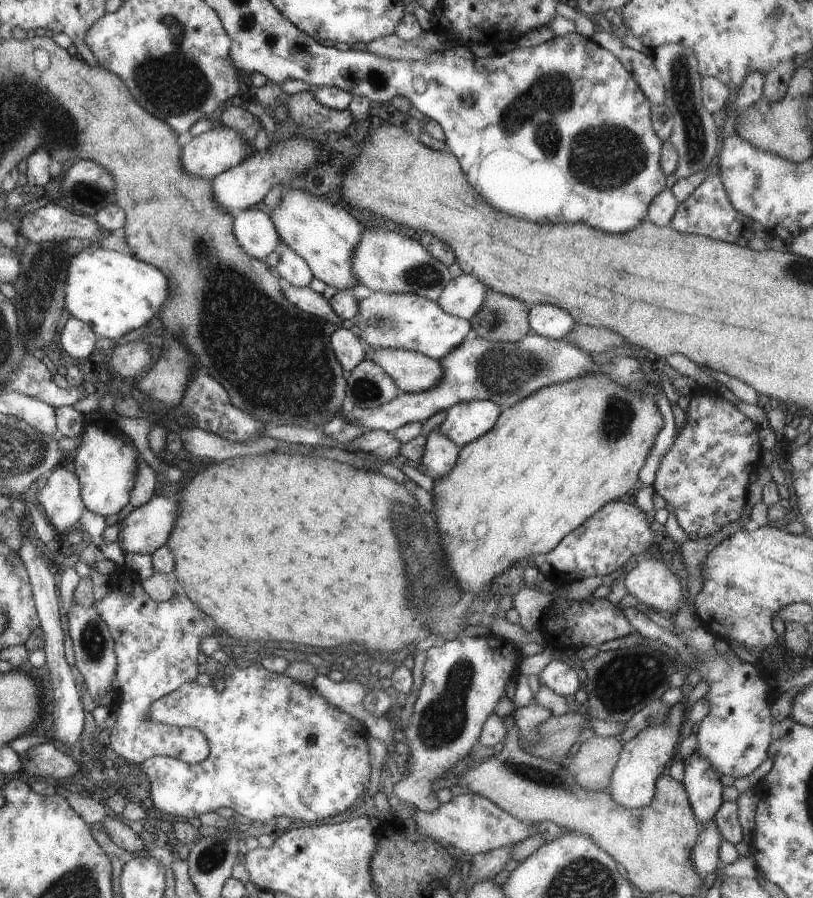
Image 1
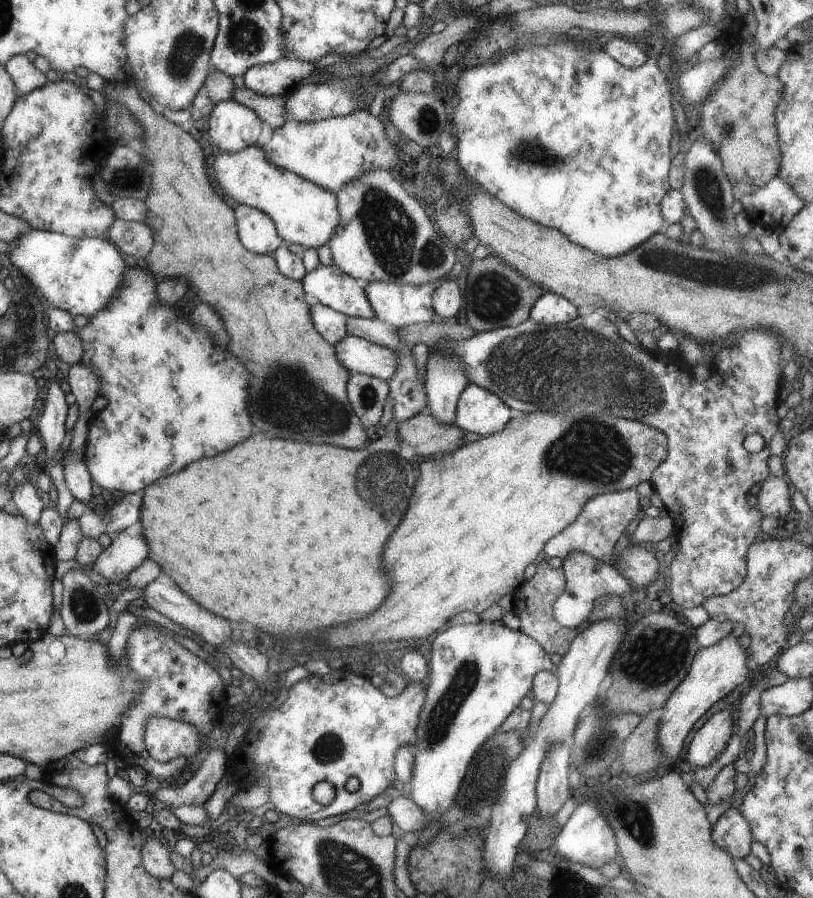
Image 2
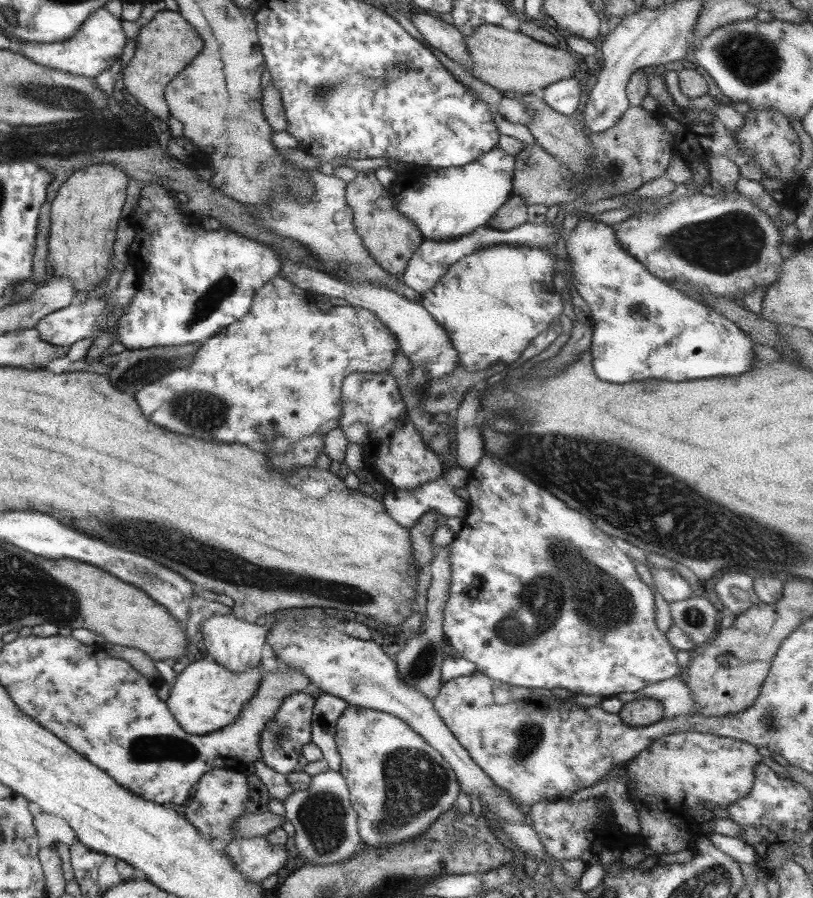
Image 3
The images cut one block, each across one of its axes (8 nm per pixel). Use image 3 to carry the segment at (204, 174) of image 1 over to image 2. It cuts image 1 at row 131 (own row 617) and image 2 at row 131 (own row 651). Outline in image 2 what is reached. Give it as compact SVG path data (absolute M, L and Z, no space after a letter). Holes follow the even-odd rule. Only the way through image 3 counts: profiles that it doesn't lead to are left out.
M219 100L209 113L208 142L219 152L239 152L259 143L262 120L236 100Z

